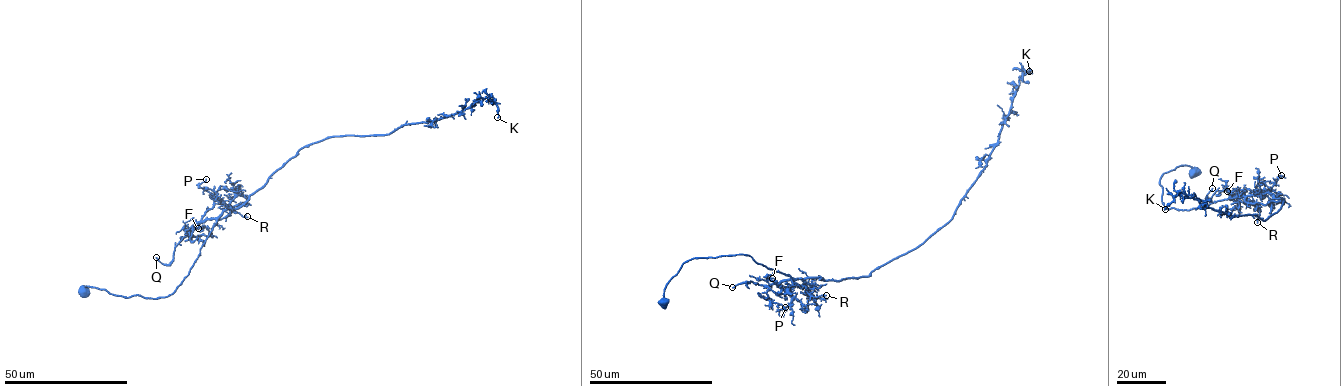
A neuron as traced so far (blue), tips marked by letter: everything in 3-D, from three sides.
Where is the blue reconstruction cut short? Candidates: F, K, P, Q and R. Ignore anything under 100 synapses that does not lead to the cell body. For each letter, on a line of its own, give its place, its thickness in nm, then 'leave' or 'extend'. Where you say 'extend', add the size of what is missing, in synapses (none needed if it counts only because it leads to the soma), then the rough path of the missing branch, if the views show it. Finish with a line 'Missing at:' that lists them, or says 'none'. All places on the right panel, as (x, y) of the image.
F: at (1227, 191); 90 nm thick; leave
K: at (1165, 209); 180 nm thick; leave
P: at (1281, 175); 120 nm thick; leave
Q: at (1212, 188); 150 nm thick; leave
R: at (1257, 222); 140 nm thick; leave
Missing at: none

